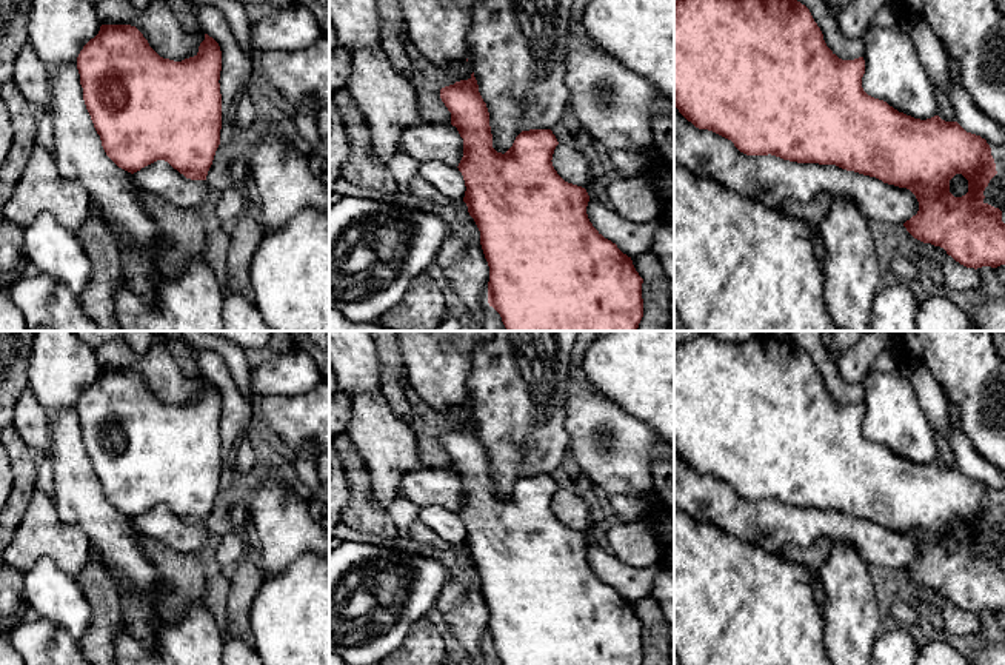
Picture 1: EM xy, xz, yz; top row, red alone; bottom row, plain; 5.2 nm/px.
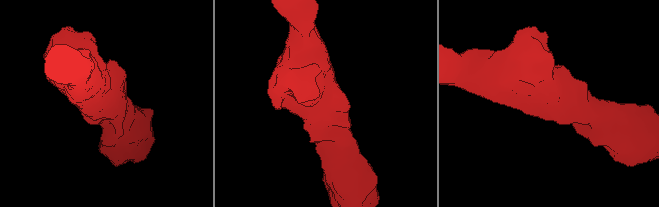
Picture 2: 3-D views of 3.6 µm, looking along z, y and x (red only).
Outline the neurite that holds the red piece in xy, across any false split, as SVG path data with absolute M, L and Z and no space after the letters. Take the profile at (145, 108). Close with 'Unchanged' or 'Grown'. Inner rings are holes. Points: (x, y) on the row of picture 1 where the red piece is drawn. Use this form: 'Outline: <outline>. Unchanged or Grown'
Outline: M102 25L77 57L83 100L106 155L134 174L165 160L191 180L206 180L220 145L222 51L205 34L194 57L174 62L160 57L131 25Z. Unchanged

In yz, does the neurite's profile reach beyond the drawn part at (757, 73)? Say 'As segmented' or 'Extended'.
As segmented

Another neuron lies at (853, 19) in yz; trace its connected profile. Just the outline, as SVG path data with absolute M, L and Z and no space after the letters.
M825 0L825 3L830 6L839 29L846 37L854 38L866 31L874 14L890 0L856 0L842 8L834 8L833 0Z

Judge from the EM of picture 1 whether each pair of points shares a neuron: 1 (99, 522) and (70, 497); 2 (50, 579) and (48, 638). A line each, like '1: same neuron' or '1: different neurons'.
1: same neuron
2: different neurons

